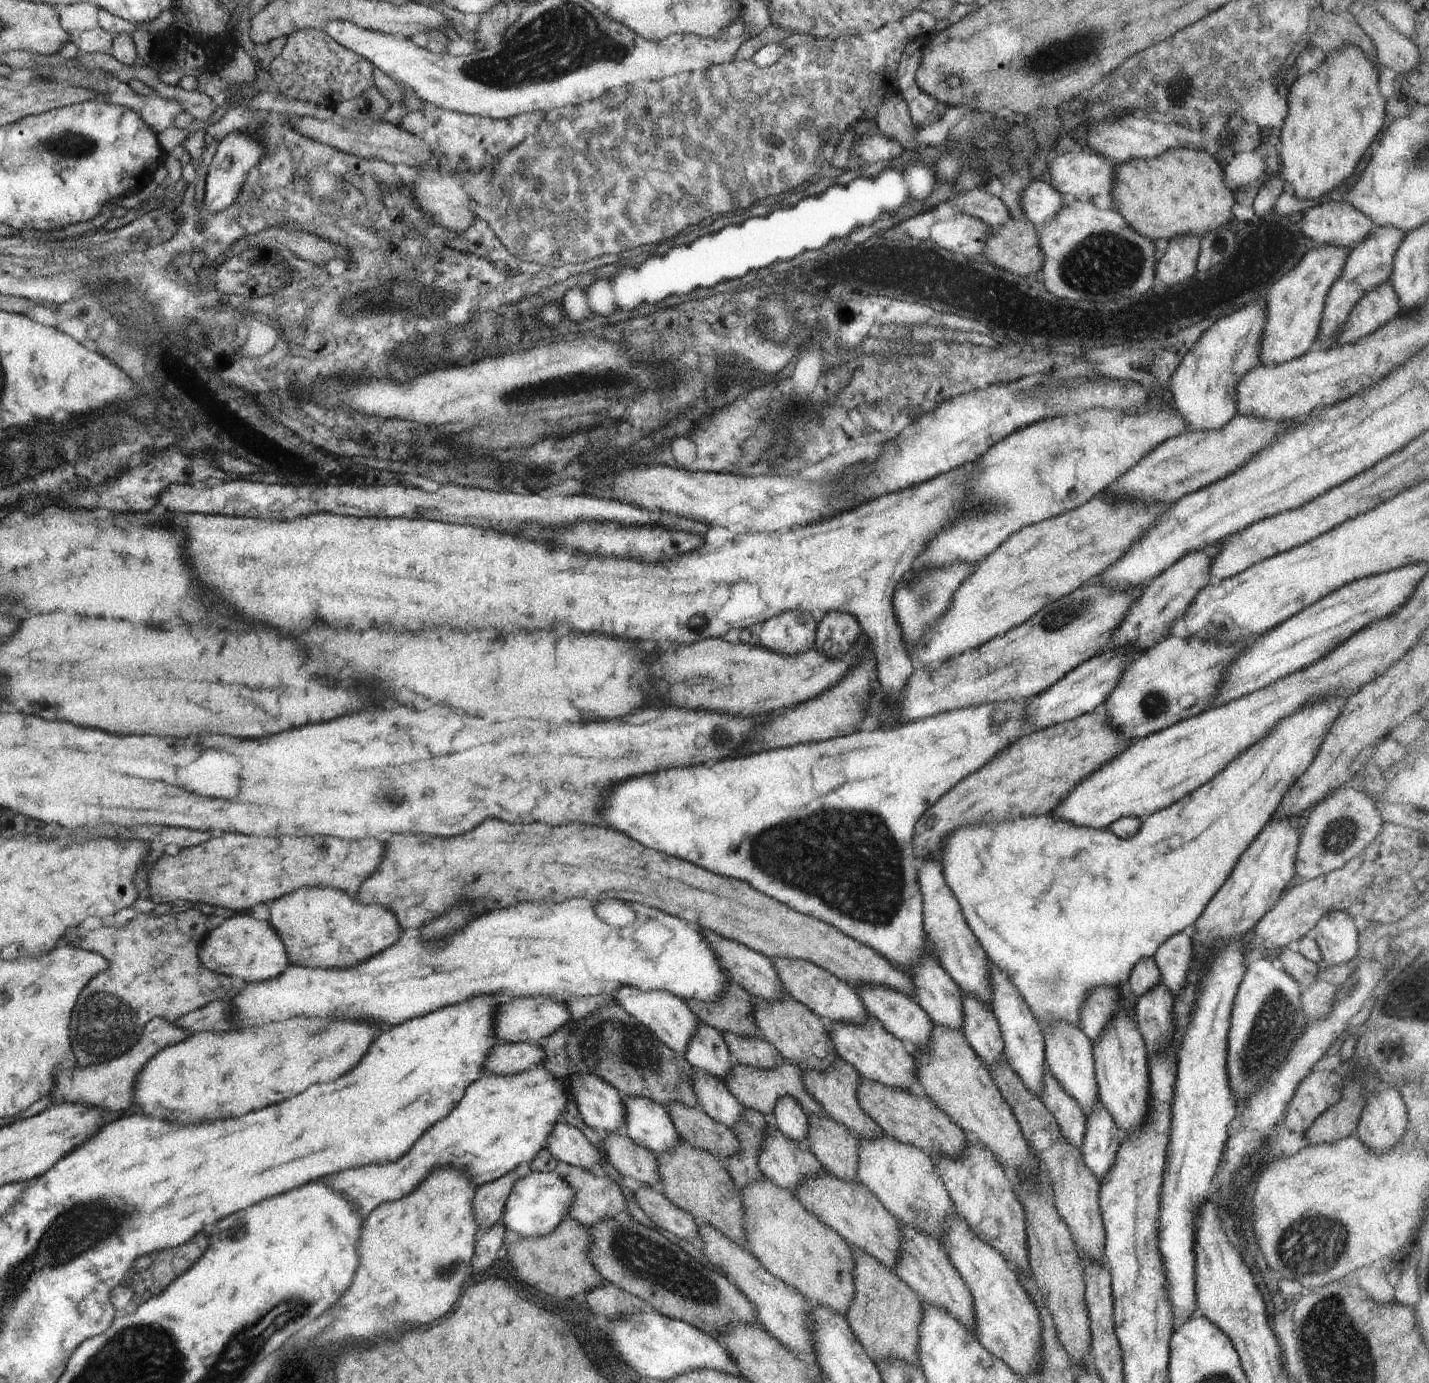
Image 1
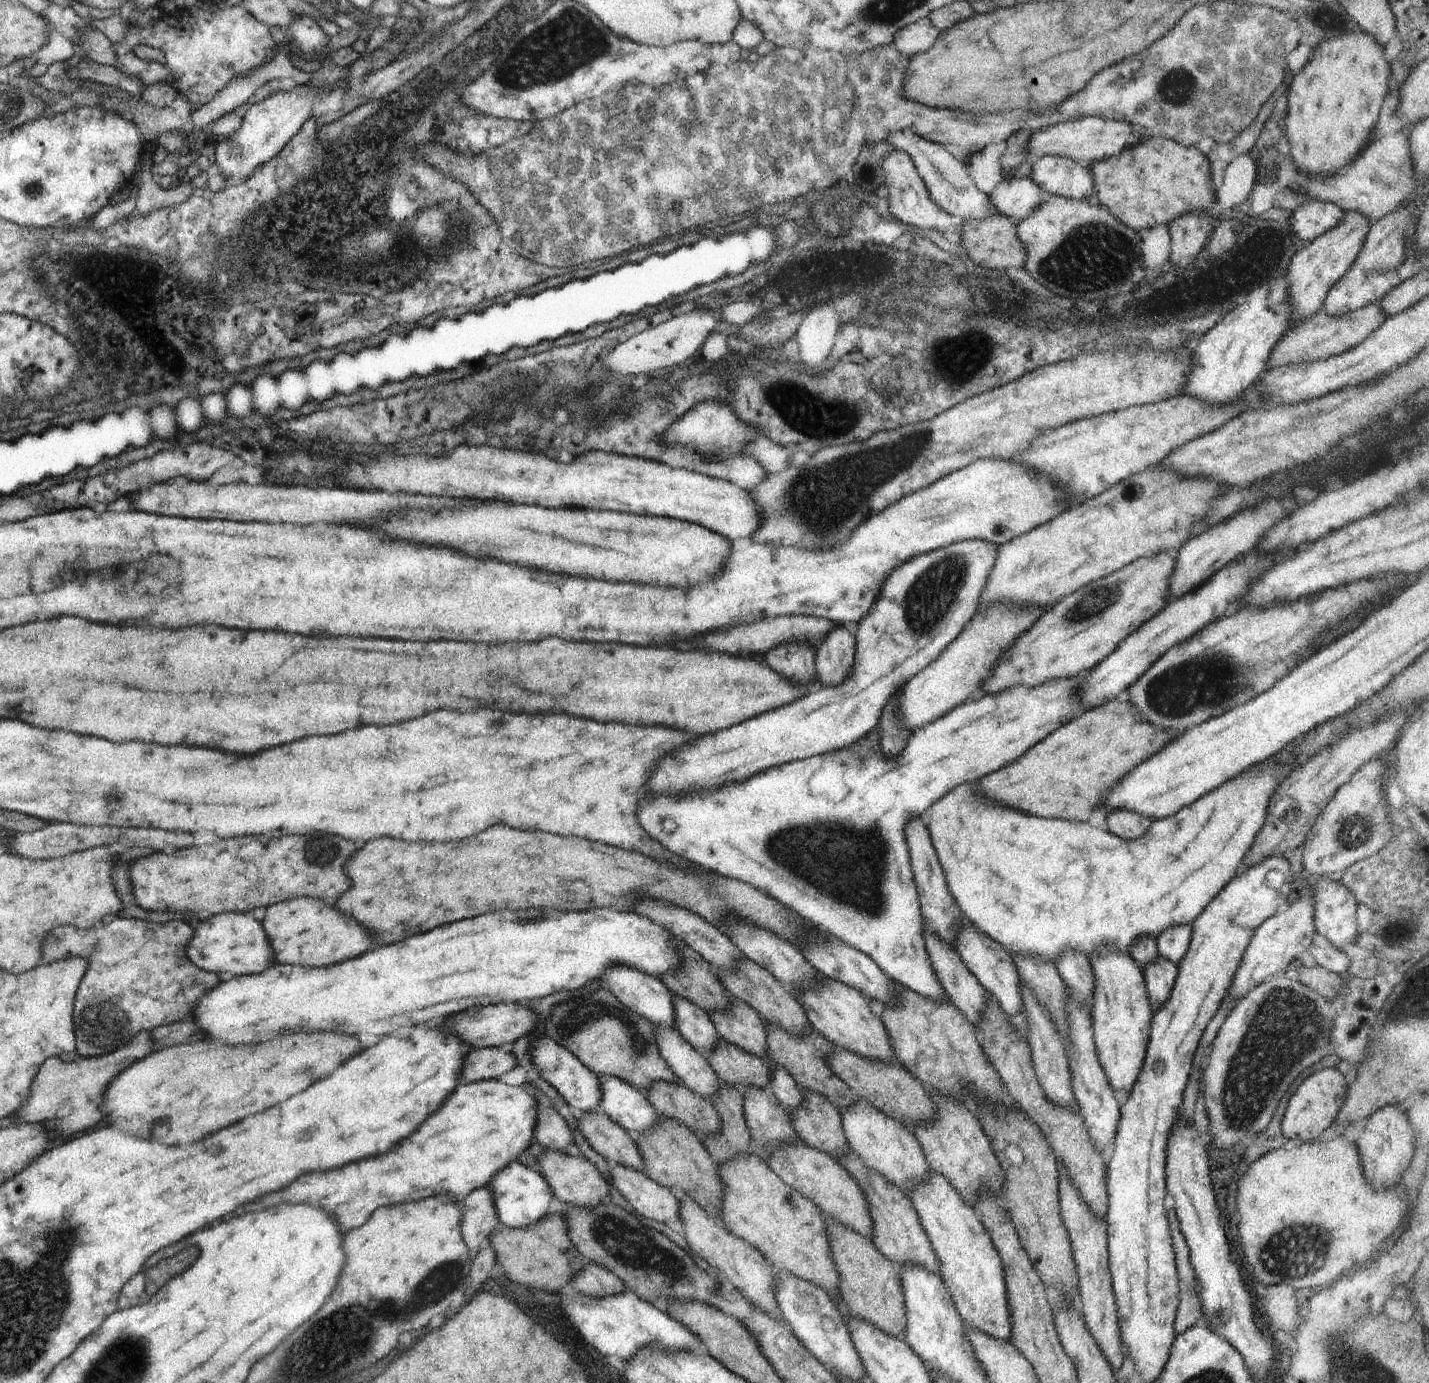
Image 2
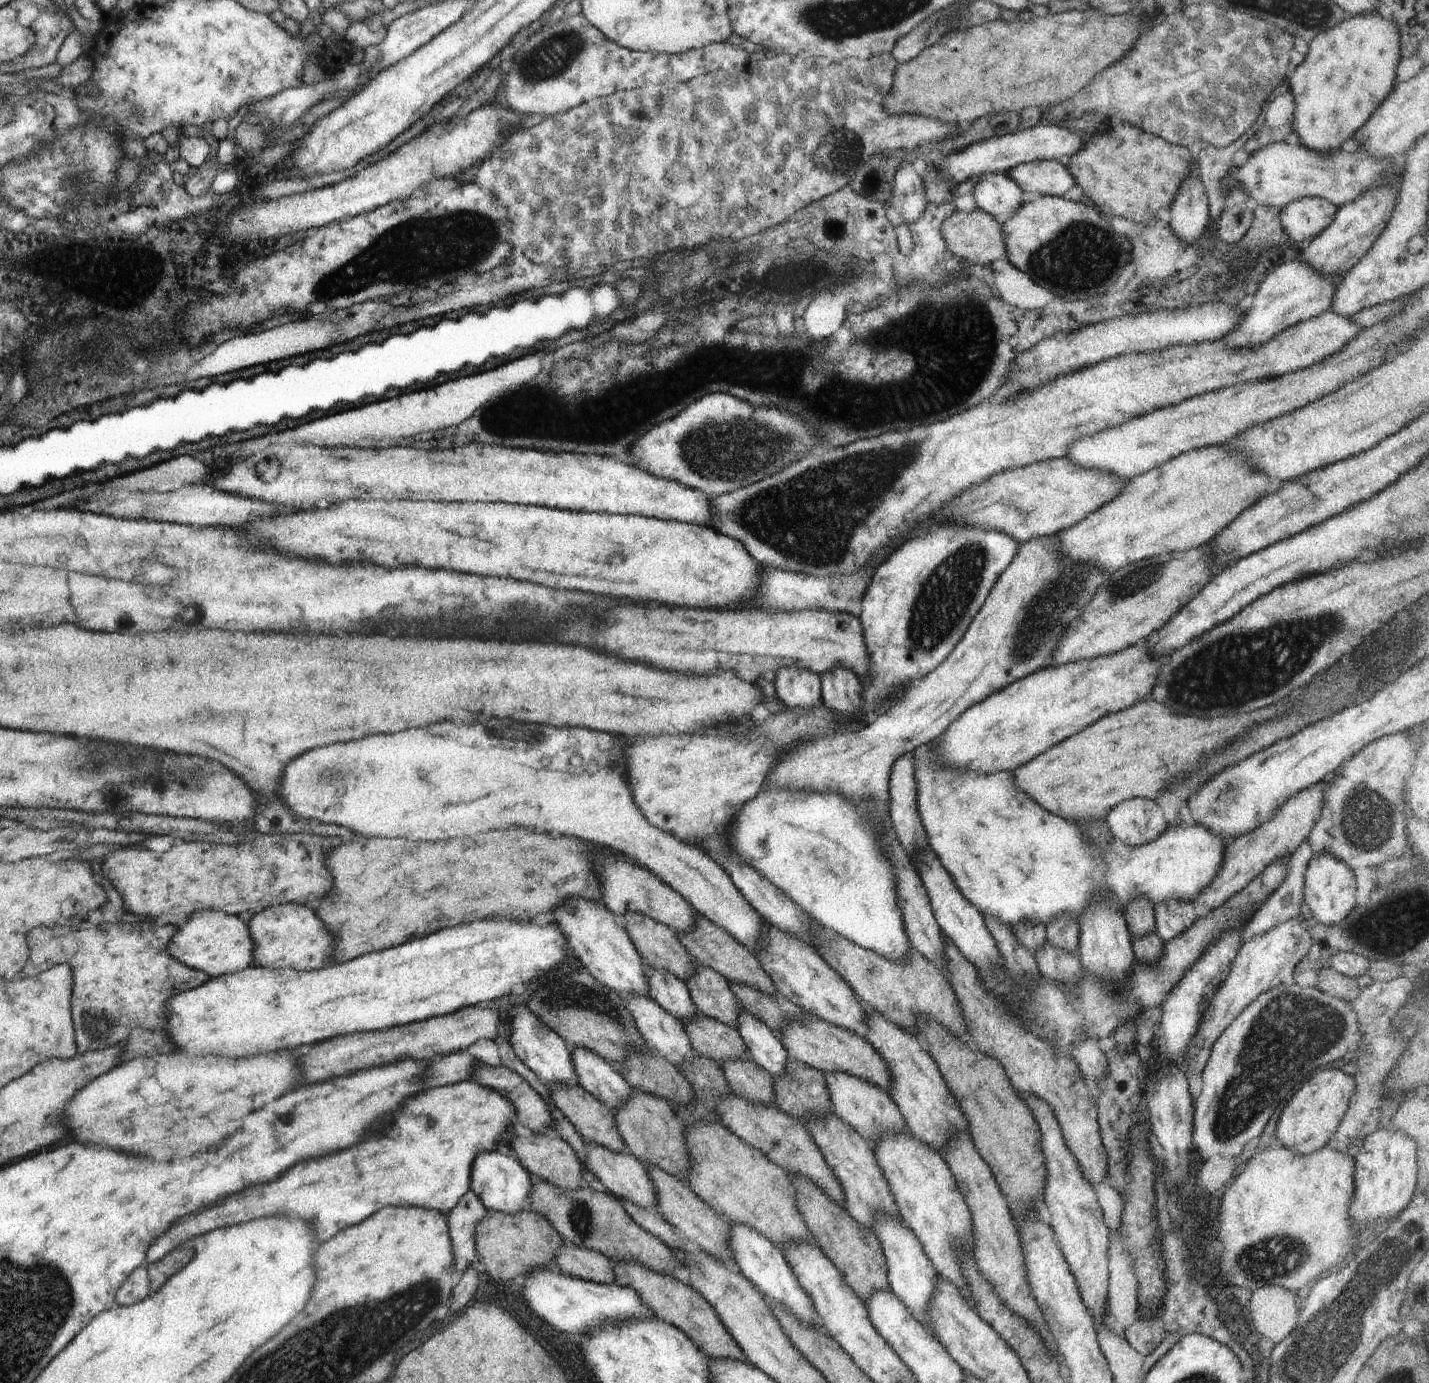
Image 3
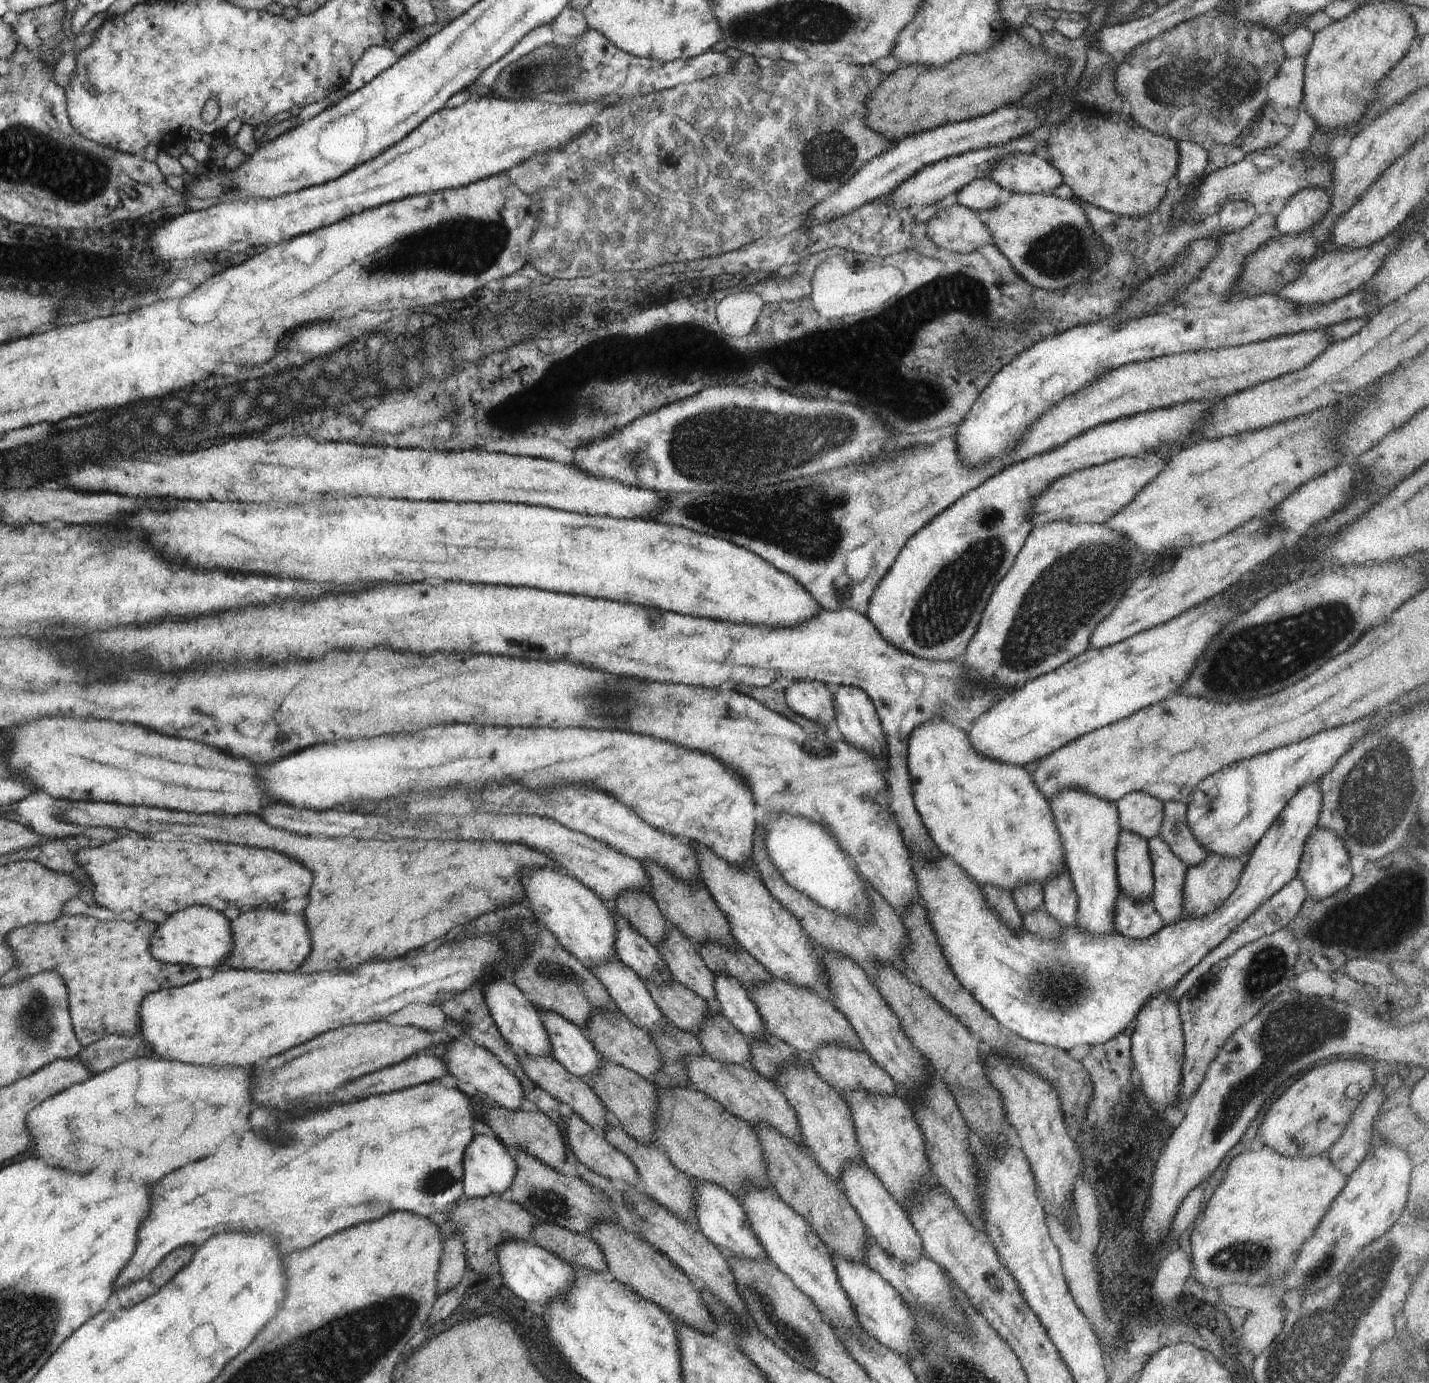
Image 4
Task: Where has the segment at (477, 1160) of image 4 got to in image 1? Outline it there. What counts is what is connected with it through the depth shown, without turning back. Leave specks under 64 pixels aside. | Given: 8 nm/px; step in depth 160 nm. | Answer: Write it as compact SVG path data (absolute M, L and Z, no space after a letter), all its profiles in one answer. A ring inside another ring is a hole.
M524 1170L522 1176L515 1180L512 1190L506 1199L502 1224L506 1230L517 1232L520 1237L534 1238L551 1233L558 1223L567 1215L568 1206L573 1199L573 1190L566 1181L554 1171Z

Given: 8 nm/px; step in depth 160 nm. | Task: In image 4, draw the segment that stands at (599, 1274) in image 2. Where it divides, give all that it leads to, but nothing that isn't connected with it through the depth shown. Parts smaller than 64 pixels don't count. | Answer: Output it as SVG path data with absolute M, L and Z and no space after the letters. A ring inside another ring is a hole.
M538 1220L531 1230L531 1241L571 1265L588 1267L597 1273L603 1273L607 1270L606 1259L604 1258L603 1252L596 1244L596 1241L592 1240L588 1234L578 1234L567 1228L558 1226L558 1224Z

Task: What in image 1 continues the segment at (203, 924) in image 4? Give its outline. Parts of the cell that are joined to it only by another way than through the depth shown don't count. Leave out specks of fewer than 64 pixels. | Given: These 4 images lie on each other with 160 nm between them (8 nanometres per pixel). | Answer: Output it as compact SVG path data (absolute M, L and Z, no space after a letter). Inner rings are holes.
M232 916L228 920L220 923L214 930L208 932L208 938L202 942L198 954L202 964L211 971L244 979L245 982L262 982L280 976L283 970L291 964L289 961L284 943L280 940L278 933L270 926L267 921L254 920L252 916Z

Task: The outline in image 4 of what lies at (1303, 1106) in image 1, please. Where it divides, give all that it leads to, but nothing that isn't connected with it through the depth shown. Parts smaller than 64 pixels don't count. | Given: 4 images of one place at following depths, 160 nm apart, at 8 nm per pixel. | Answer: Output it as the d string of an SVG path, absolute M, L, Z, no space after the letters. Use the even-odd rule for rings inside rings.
M1338 1058L1312 1066L1270 1105L1257 1131L1263 1146L1288 1158L1324 1154L1342 1136L1376 1077L1365 1060Z

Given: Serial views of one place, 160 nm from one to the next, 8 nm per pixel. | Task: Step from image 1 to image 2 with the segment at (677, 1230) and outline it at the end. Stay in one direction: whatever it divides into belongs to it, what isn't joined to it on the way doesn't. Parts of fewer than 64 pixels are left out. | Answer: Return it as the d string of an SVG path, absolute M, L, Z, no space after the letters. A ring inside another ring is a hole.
M611 1164L609 1177L610 1185L618 1189L638 1217L652 1218L665 1224L668 1220L679 1220L677 1196L642 1171Z

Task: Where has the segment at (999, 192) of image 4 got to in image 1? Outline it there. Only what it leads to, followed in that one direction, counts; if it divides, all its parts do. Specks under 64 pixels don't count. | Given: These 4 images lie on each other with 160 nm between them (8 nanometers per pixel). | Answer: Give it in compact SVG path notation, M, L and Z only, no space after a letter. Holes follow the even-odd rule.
M1031 180L1020 193L1020 208L1023 217L1036 228L1042 228L1059 213L1063 196L1044 181Z

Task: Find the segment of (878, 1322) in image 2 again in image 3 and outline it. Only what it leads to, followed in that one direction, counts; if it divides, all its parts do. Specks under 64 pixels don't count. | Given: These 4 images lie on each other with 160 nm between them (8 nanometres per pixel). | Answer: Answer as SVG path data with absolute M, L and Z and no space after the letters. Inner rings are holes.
M787 1172L795 1188L795 1205L814 1243L844 1275L852 1290L864 1300L873 1290L889 1290L883 1248L874 1230L861 1225L852 1215L830 1198L815 1182L804 1175Z

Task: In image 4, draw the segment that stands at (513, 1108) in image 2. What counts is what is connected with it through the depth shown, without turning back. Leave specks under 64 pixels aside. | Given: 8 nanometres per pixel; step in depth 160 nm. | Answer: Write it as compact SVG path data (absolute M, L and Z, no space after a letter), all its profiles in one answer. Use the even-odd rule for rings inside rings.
M424 1083L385 1095L374 1095L348 1104L336 1104L332 1108L324 1108L324 1110L310 1112L310 1114L306 1112L306 1116L302 1116L301 1112L298 1116L294 1116L294 1120L290 1120L284 1126L280 1126L284 1130L286 1138L278 1140L278 1142L270 1142L270 1140L266 1140L262 1134L258 1134L254 1130L242 1132L242 1134L234 1134L234 1136L226 1138L220 1144L220 1148L216 1150L214 1156L204 1158L204 1160L194 1162L194 1164L188 1164L182 1170L172 1172L170 1176L162 1178L158 1184L152 1186L150 1214L148 1214L146 1220L140 1221L134 1254L132 1258L129 1258L128 1264L124 1266L114 1279L112 1293L130 1286L136 1281L148 1278L154 1268L162 1262L162 1259L178 1247L186 1245L199 1247L210 1237L232 1230L243 1230L245 1233L252 1233L253 1235L264 1231L277 1242L277 1250L285 1256L294 1251L307 1249L322 1239L332 1236L336 1232L340 1232L340 1230L346 1230L350 1226L356 1226L360 1222L380 1220L380 1218L384 1218L390 1212L409 1212L421 1217L428 1217L435 1212L446 1212L458 1199L464 1197L461 1182L463 1178L463 1150L467 1148L468 1143L474 1138L475 1132L472 1129L472 1125L476 1121L473 1116L472 1104L470 1104L468 1099L468 1096L458 1088L448 1089L442 1085Z

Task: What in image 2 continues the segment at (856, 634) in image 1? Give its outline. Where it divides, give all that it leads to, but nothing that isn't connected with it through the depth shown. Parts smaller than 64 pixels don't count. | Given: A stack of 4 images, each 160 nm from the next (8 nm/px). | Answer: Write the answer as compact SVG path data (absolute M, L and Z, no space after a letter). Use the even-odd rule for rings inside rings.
M835 626L827 637L815 648L815 667L820 686L835 687L842 684L844 679L852 672L855 661L855 634L851 634L844 626Z

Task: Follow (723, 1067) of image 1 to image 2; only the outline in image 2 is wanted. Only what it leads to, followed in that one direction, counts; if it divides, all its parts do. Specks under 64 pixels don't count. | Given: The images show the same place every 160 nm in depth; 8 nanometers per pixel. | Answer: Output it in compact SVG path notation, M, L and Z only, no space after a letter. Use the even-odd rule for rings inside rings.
M672 996L675 1028L700 1054L706 1055L720 1043L720 1036L708 1012L688 999Z

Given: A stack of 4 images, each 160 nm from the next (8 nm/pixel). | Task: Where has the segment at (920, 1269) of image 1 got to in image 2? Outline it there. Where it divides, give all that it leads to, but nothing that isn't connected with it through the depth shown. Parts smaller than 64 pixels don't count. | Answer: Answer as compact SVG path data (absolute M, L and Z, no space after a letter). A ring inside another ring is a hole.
M851 1148L837 1156L836 1161L848 1171L865 1194L868 1212L873 1222L871 1240L876 1248L900 1267L905 1262L913 1262L939 1276L939 1262L933 1253L929 1238L925 1235L920 1219L903 1190L888 1182L879 1172L869 1169Z

